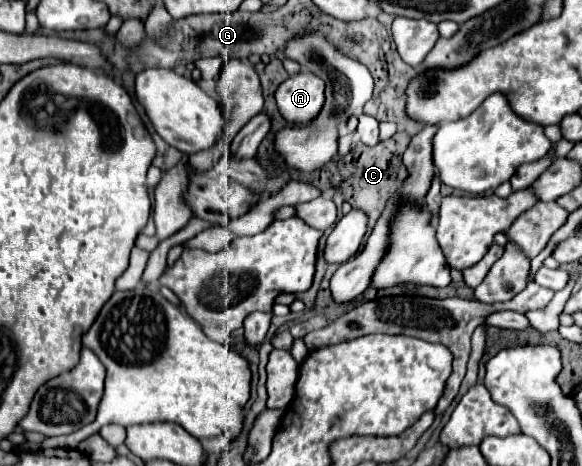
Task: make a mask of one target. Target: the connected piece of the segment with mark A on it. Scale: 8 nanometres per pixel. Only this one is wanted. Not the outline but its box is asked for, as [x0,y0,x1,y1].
[275,72,325,124]

